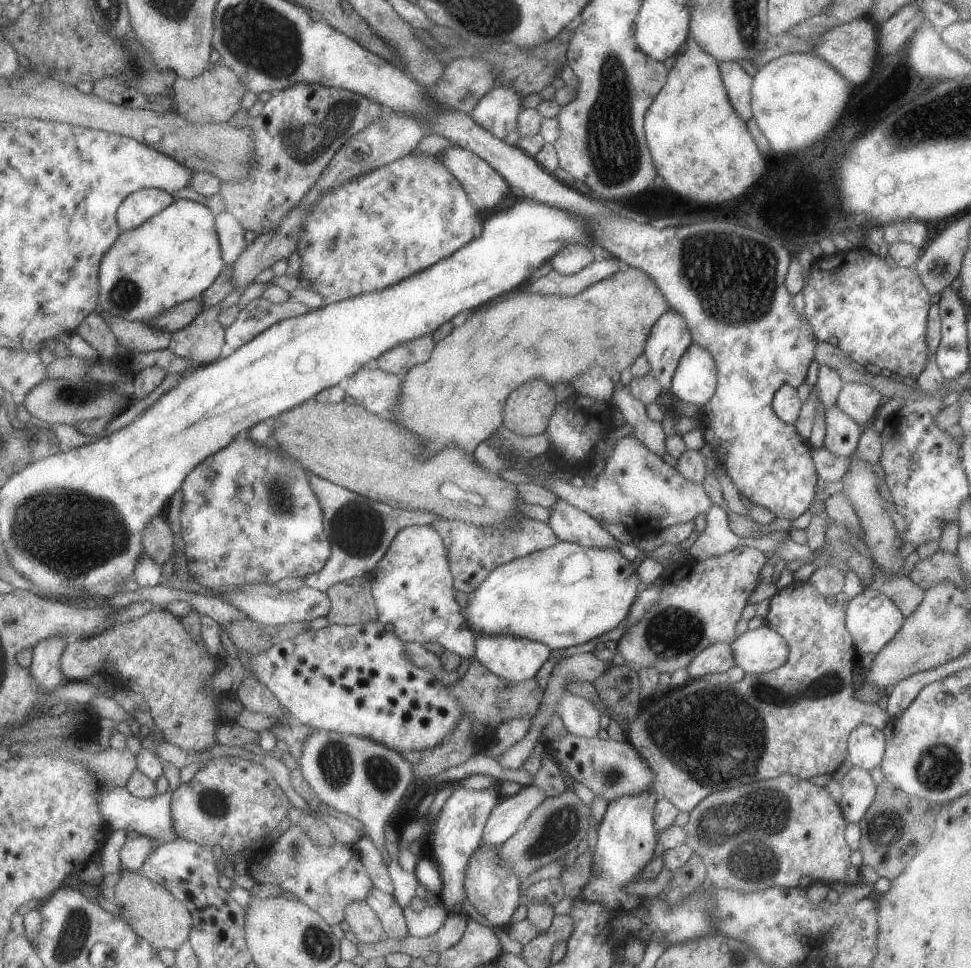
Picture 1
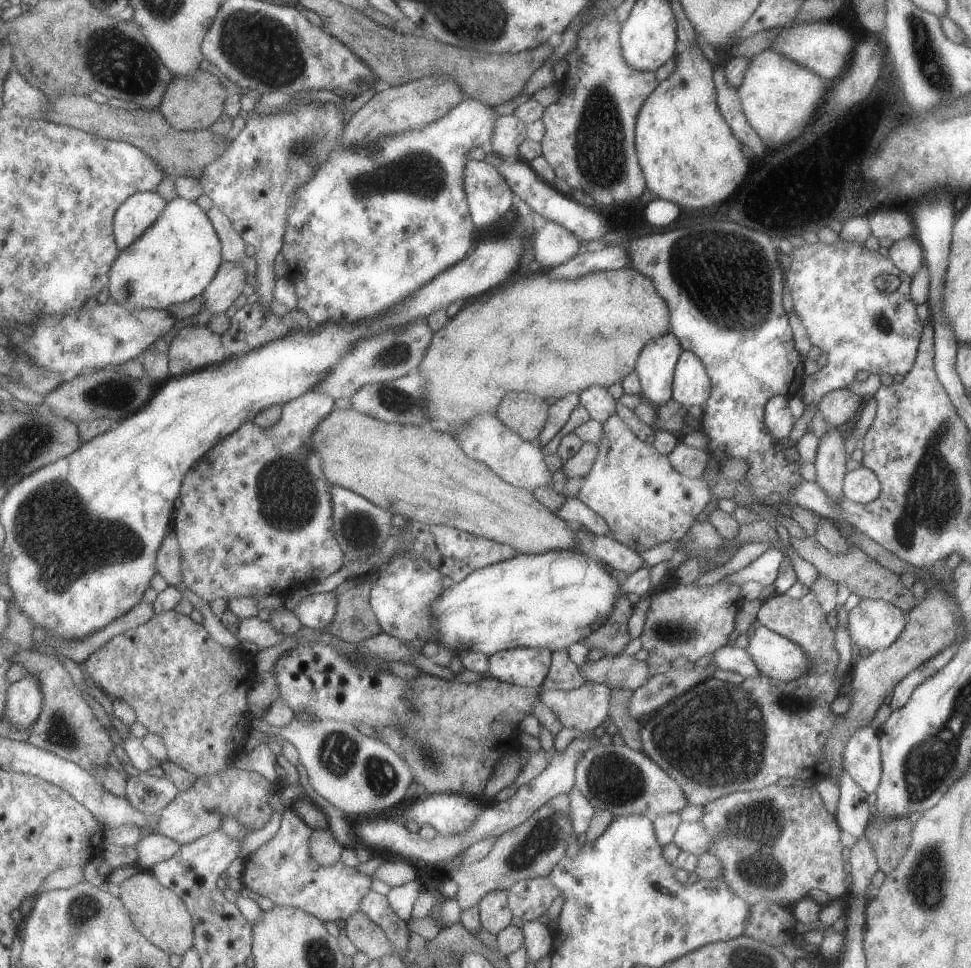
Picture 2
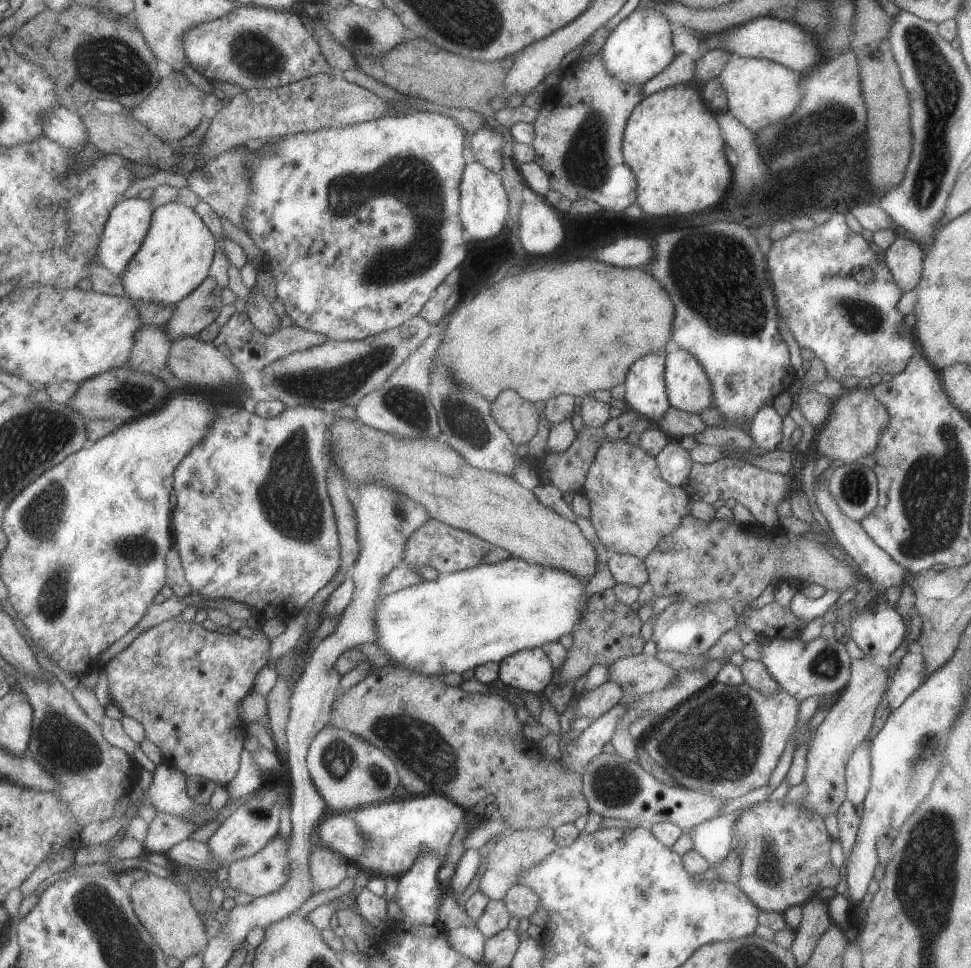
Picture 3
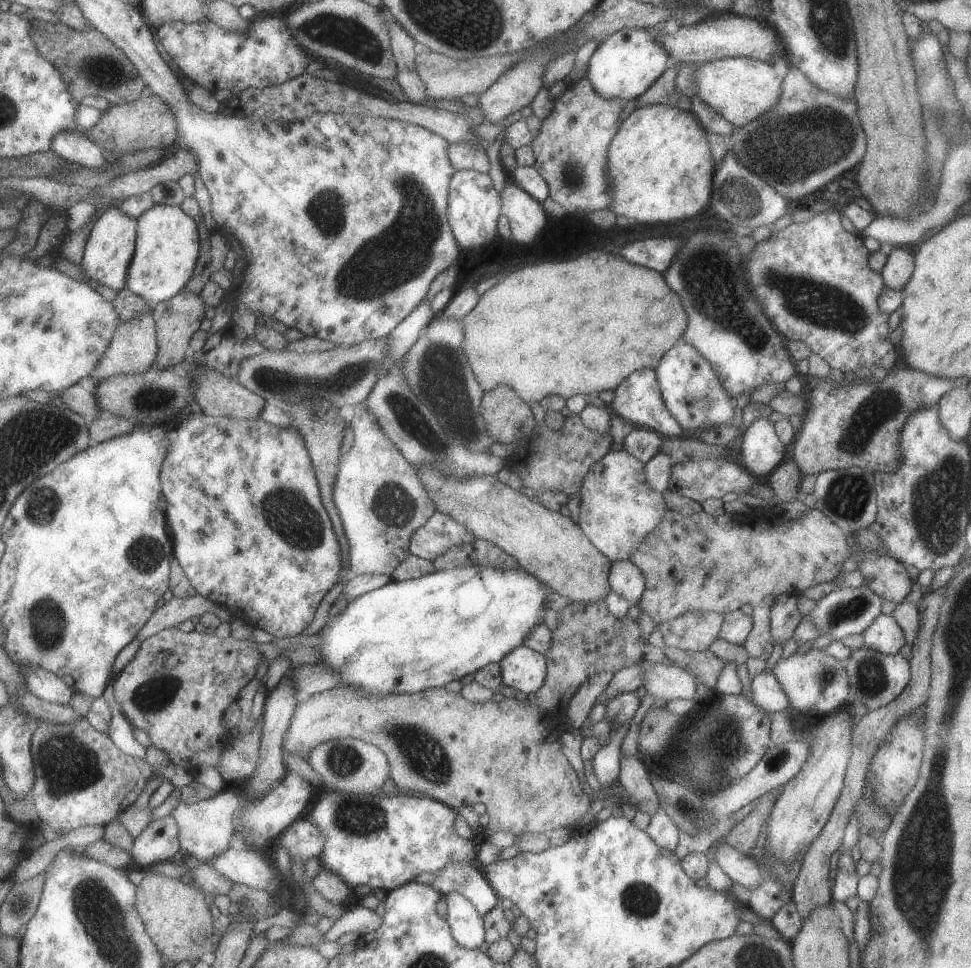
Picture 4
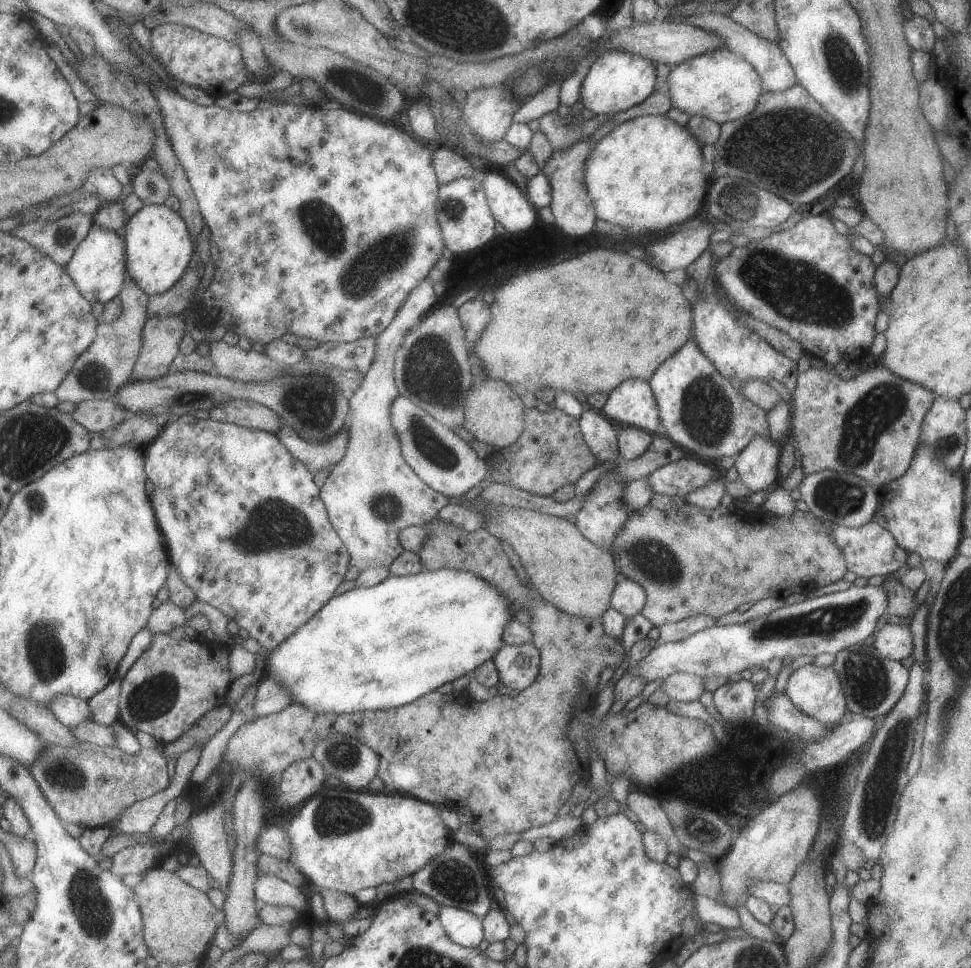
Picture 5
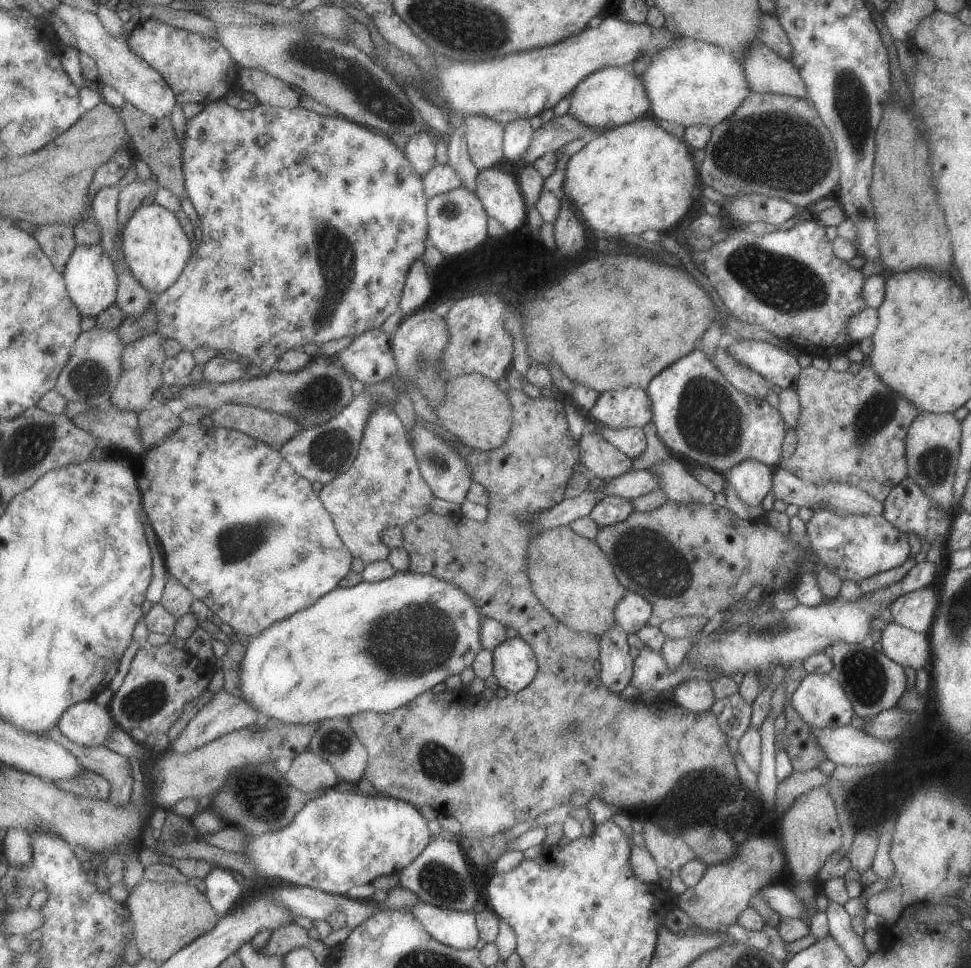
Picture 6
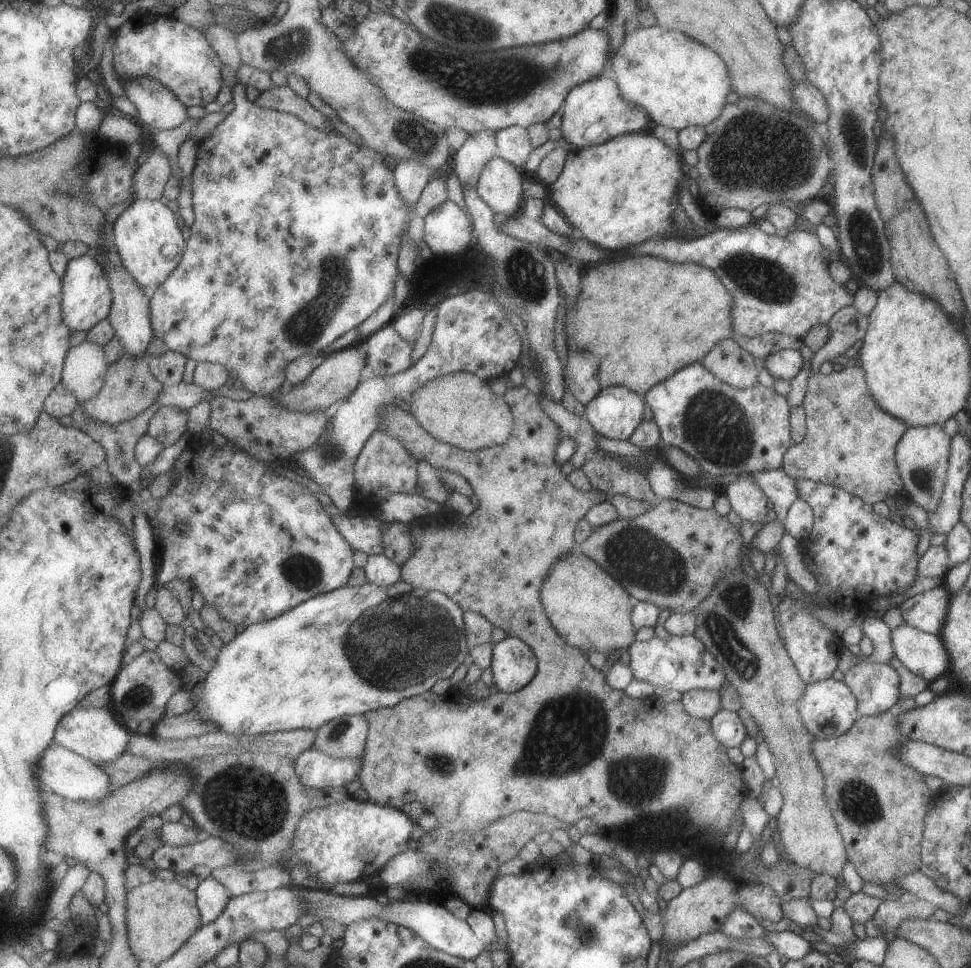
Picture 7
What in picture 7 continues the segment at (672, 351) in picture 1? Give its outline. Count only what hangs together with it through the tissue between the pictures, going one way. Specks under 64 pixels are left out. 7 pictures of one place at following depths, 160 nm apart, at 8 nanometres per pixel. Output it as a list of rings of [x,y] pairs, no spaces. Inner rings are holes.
[[[621,386],[601,388],[584,408],[583,417],[595,433],[611,440],[627,441],[644,420],[644,402]]]

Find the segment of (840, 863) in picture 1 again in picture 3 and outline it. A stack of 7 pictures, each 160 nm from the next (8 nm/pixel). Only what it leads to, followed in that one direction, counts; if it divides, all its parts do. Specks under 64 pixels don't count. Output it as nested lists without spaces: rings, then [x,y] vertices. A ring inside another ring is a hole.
[[[764,800],[763,802],[757,802],[753,804],[751,808],[743,810],[739,816],[737,816],[737,821],[733,823],[732,830],[732,840],[731,849],[735,848],[737,854],[739,854],[739,880],[737,880],[736,886],[751,900],[751,903],[758,908],[758,910],[764,910],[768,912],[783,913],[787,908],[801,905],[811,894],[818,892],[823,888],[833,888],[839,884],[839,872],[837,866],[835,866],[830,860],[829,848],[833,840],[830,838],[827,830],[825,829],[825,824],[822,818],[819,818],[815,812],[807,812],[799,802],[783,802],[783,800]]]

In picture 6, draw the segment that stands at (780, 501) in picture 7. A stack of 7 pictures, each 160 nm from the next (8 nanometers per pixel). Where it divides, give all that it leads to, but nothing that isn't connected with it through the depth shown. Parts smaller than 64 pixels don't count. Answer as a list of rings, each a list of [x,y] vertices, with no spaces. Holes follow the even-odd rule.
[[[776,466],[772,474],[771,484],[774,498],[782,500],[785,504],[795,504],[797,507],[805,506],[812,511],[823,509],[842,517],[847,515],[875,516],[880,515],[882,511],[882,503],[849,483],[827,481],[815,484],[804,481],[802,478],[796,477],[793,472]]]

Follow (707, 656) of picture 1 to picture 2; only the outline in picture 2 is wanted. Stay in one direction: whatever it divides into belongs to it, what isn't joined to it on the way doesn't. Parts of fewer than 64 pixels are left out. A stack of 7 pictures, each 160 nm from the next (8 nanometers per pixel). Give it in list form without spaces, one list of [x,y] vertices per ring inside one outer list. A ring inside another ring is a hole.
[[[724,644],[711,654],[710,663],[715,669],[740,674],[744,679],[759,675],[747,651],[734,644]]]

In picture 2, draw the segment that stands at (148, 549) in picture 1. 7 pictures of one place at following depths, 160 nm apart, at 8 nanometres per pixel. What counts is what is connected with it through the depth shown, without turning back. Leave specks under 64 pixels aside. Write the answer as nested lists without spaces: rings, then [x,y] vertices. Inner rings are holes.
[[[171,531],[164,539],[158,552],[158,572],[174,587],[183,582],[182,548],[178,534]]]

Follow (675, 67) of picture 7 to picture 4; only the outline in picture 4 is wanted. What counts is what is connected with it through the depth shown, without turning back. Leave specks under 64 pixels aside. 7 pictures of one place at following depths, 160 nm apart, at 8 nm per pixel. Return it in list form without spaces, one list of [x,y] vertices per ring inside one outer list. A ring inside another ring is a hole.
[[[729,57],[698,64],[695,67],[695,95],[699,95],[703,102],[723,115],[735,129],[770,111],[778,101],[782,78],[775,73],[771,63],[749,57]]]

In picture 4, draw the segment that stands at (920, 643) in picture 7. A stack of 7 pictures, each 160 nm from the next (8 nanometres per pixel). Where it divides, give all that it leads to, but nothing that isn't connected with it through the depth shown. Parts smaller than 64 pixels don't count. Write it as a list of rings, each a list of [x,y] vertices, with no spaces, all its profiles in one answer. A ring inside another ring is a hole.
[[[879,613],[871,624],[860,632],[862,647],[873,649],[884,655],[892,655],[904,645],[904,634],[895,619],[889,614]]]

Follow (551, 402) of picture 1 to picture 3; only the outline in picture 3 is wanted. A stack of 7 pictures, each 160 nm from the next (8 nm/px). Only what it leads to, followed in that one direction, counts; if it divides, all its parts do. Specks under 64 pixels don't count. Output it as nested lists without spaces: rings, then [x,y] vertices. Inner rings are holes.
[[[513,390],[499,393],[489,404],[489,410],[493,422],[509,436],[513,445],[527,443],[536,434],[538,411]]]

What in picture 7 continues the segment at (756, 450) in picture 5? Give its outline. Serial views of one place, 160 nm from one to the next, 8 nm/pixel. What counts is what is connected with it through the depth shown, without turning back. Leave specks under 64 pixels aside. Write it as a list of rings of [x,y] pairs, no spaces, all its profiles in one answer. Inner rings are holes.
[[[743,473],[723,489],[733,510],[741,520],[763,524],[769,510],[766,508],[767,498],[756,486],[751,476]]]

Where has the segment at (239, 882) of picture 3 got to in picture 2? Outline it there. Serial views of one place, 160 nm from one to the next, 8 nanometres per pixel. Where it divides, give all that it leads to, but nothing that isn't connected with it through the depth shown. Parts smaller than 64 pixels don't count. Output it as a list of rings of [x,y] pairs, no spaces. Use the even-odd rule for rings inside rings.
[[[289,807],[279,830],[269,842],[243,861],[242,881],[251,891],[269,898],[275,905],[297,907],[323,922],[345,920],[362,910],[362,900],[372,891],[372,878],[341,861],[321,866],[311,854],[309,838],[313,829]]]

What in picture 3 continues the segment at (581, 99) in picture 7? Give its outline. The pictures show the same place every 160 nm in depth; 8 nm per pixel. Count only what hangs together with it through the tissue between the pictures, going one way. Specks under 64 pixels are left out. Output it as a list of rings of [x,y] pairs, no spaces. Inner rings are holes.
[[[637,8],[609,32],[601,48],[605,70],[623,84],[643,86],[662,72],[677,56],[671,44],[669,22],[653,8]]]

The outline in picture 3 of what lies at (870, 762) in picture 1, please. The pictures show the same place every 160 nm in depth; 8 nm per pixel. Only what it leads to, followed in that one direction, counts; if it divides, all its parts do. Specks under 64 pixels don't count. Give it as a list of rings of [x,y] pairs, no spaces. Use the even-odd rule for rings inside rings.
[[[864,739],[859,744],[853,754],[847,760],[844,778],[846,782],[845,798],[857,808],[863,803],[865,794],[869,790],[869,739]]]

